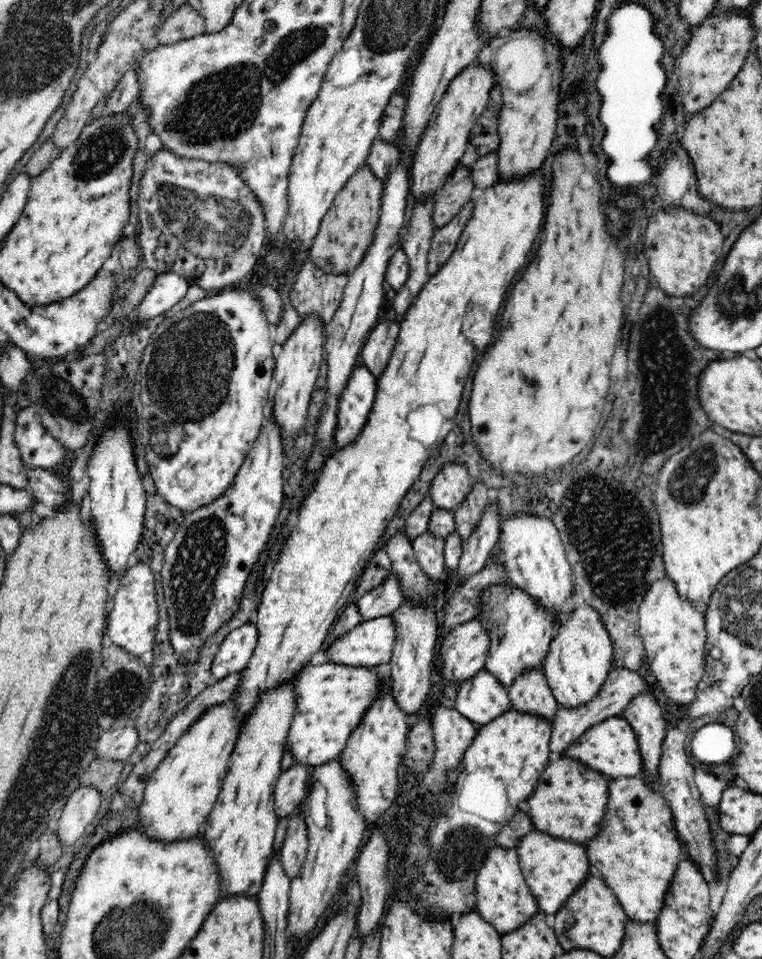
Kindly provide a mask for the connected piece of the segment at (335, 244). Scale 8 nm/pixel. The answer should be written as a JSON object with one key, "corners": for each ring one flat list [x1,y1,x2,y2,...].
{"corners":[[367,164,340,189,334,198,332,207,322,217,321,225,309,250,314,264,328,274,346,274,354,272,354,268,366,254,366,248,374,240,374,232,378,226,382,205,383,183,378,180]]}

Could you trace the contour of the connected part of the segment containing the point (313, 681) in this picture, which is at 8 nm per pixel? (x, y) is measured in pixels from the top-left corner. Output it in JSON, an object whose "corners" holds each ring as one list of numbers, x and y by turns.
{"corners":[[336,663,306,665,295,682,296,706,285,748,289,748,296,763,311,768,337,758,346,748,349,734,364,718,366,710,383,694,383,676,375,667,348,666]]}

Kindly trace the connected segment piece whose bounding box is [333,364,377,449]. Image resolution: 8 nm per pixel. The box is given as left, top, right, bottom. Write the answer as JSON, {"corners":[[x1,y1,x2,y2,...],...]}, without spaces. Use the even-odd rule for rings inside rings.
{"corners":[[364,364,356,367,338,401,337,425,334,433,335,446,340,449,354,442,366,426,376,396,377,380]]}

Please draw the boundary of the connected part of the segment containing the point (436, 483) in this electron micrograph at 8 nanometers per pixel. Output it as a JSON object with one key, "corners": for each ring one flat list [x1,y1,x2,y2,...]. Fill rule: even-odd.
{"corners":[[448,462,431,482,429,494,434,508,455,511,464,502,474,480,469,469,458,462]]}

